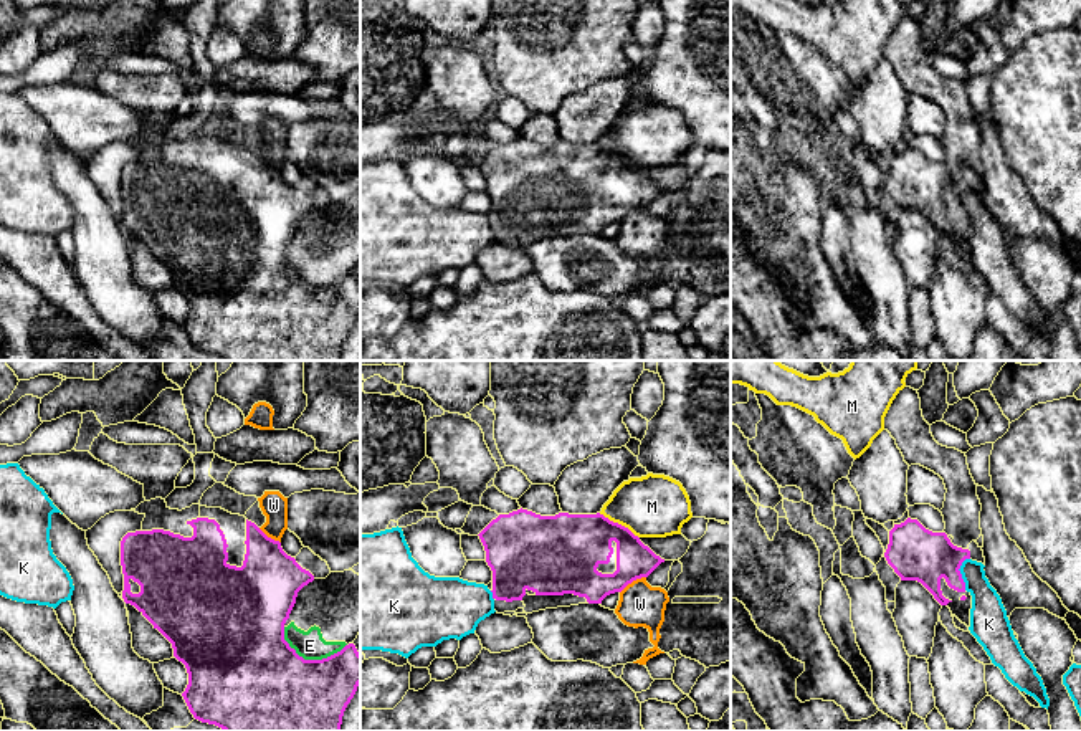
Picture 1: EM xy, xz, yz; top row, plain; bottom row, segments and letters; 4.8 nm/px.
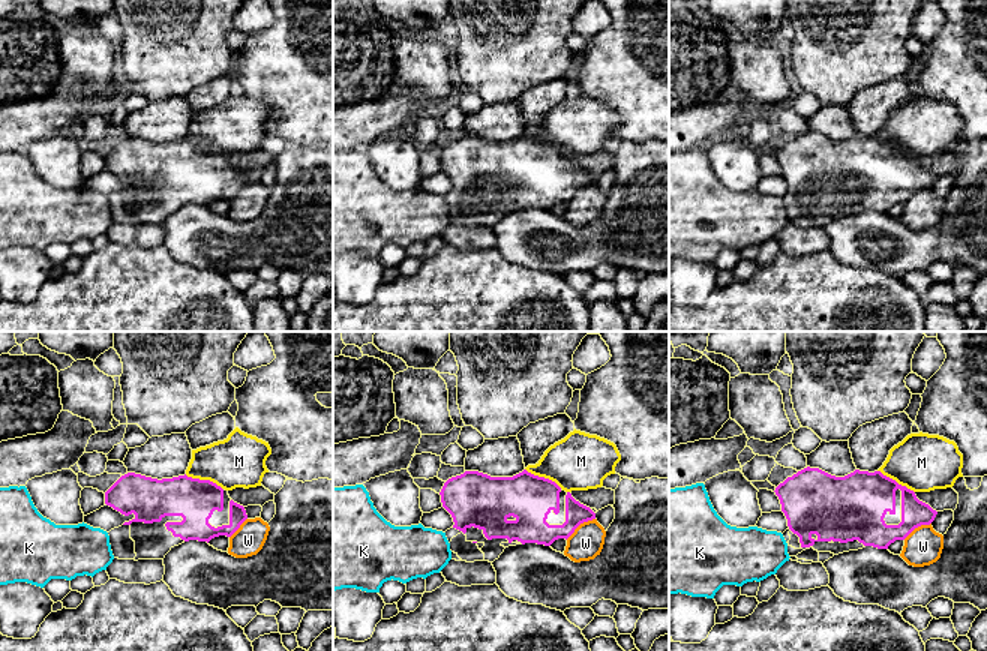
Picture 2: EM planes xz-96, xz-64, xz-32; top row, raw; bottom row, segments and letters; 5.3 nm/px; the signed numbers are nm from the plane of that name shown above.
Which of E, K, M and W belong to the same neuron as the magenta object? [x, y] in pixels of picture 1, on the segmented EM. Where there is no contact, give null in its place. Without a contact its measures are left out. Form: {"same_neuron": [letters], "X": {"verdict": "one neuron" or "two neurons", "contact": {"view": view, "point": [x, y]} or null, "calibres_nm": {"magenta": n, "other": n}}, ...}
{"same_neuron": [], "E": {"verdict": "two neurons", "contact": {"view": "xy", "point": [309, 660]}, "calibres_nm": {"magenta": 500, "other": 140}}, "K": {"verdict": "two neurons", "contact": {"view": "yz", "point": [959, 573]}, "calibres_nm": {"magenta": 260, "other": 180}}, "M": {"verdict": "two neurons", "contact": {"view": "xz", "point": [617, 523]}, "calibres_nm": {"magenta": 320, "other": 300}}, "W": {"verdict": "two neurons", "contact": {"view": "xz", "point": [632, 581]}, "calibres_nm": {"magenta": 180, "other": 200}}}

